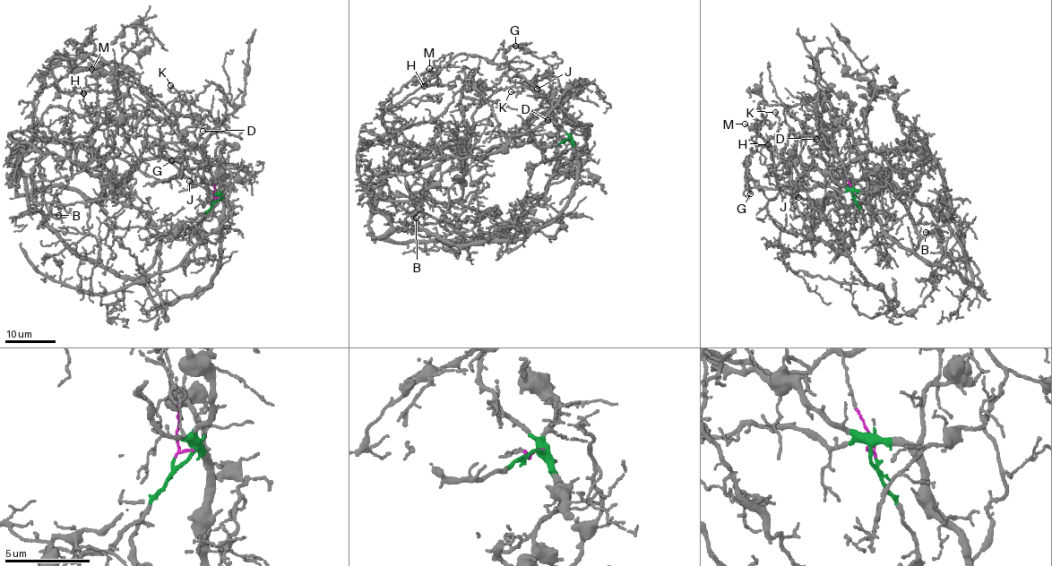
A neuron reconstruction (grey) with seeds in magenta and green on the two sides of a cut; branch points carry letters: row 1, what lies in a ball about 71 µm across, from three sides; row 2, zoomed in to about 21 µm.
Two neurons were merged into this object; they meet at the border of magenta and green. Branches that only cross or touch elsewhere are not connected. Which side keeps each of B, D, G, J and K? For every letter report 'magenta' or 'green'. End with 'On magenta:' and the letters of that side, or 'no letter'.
B: green
D: green
G: green
J: green
K: green
On magenta: no letter

